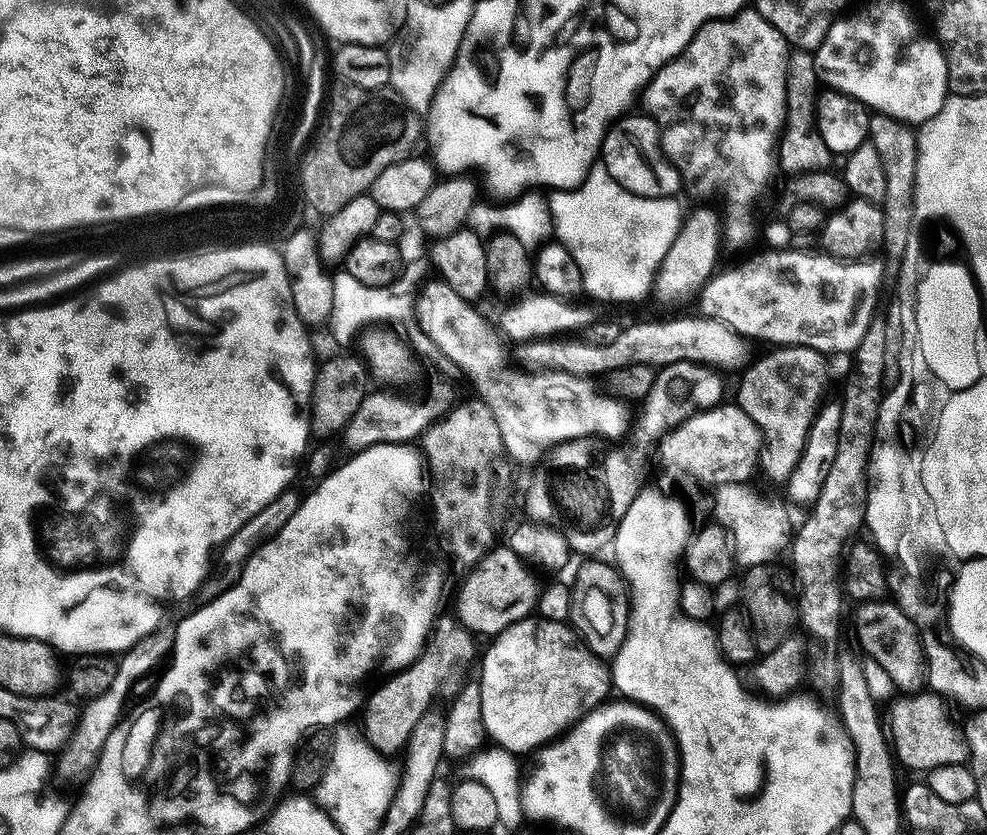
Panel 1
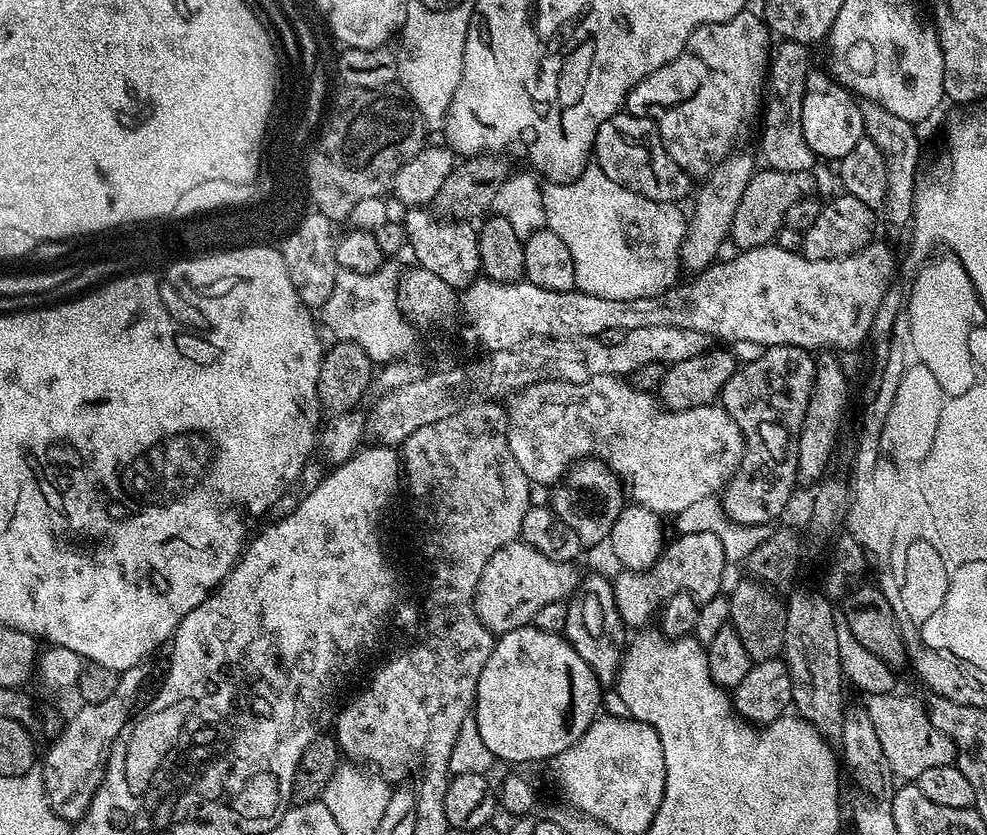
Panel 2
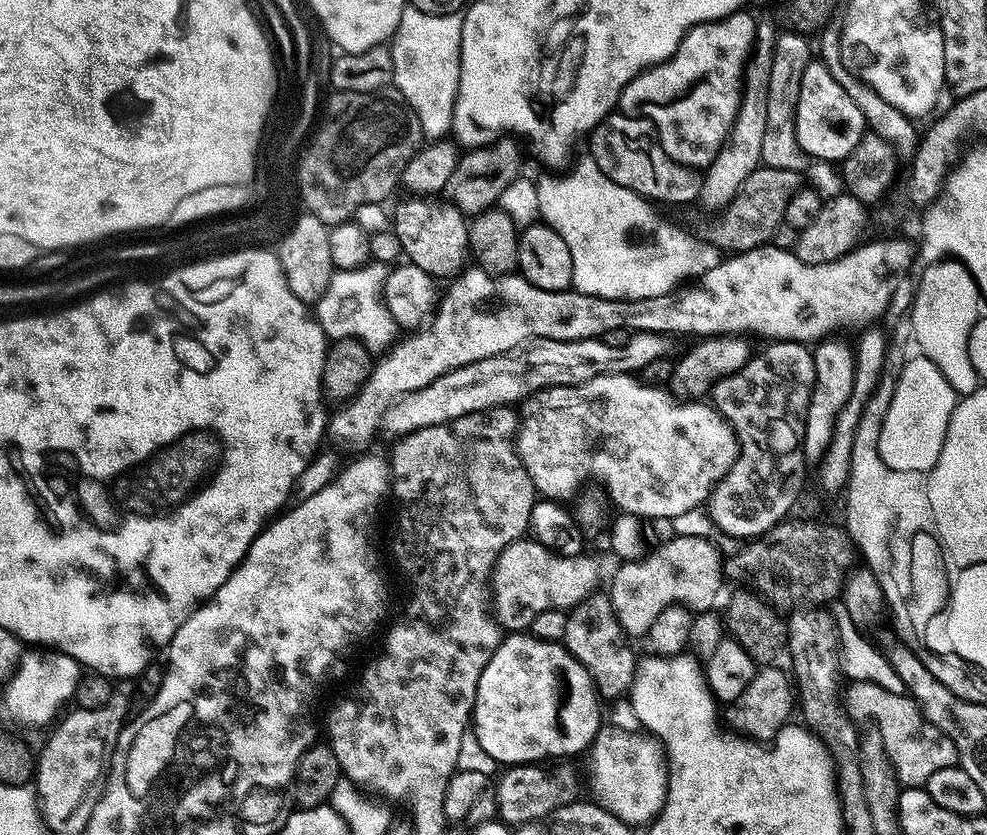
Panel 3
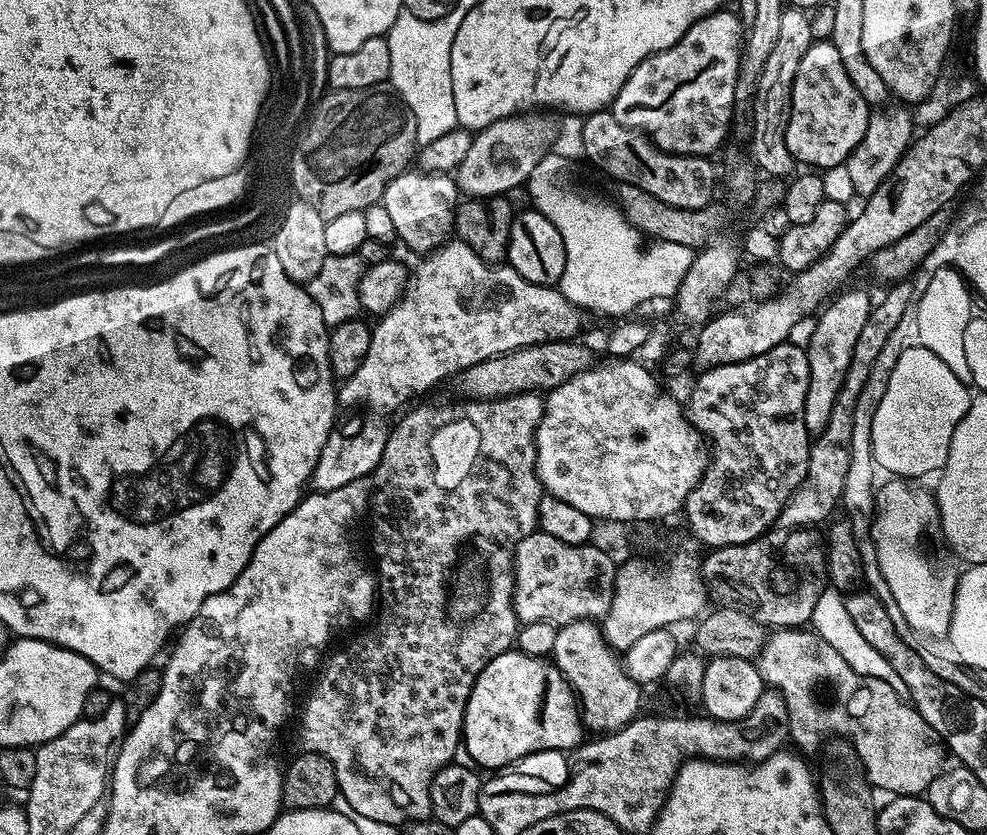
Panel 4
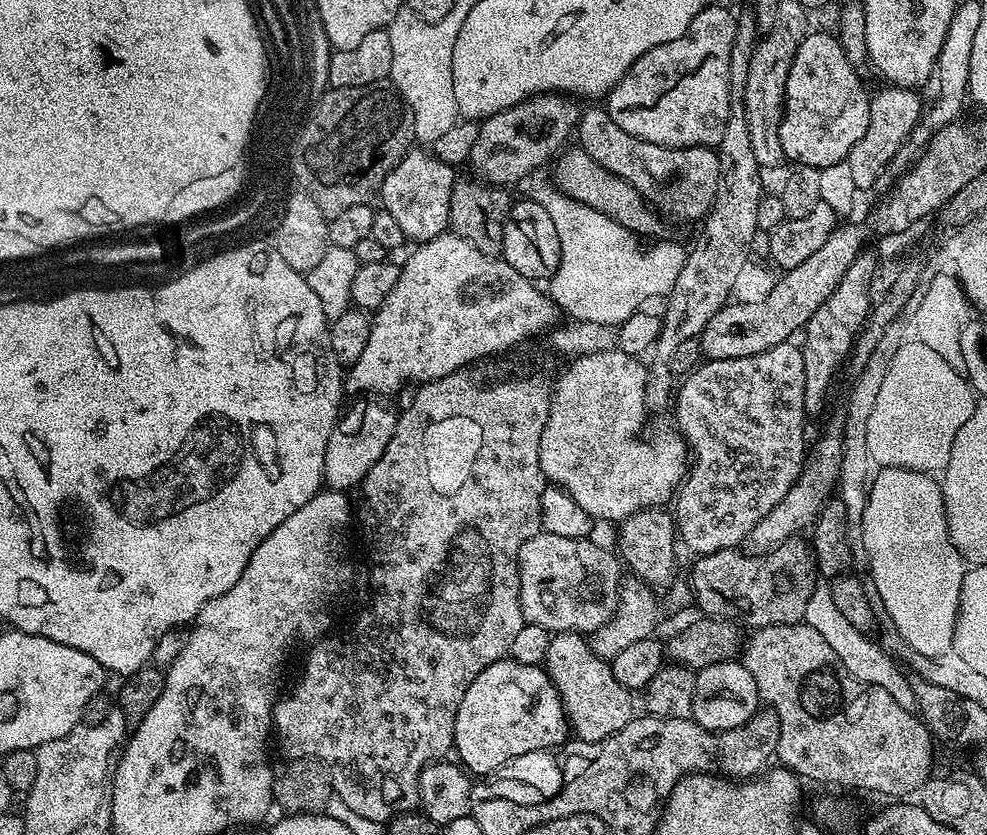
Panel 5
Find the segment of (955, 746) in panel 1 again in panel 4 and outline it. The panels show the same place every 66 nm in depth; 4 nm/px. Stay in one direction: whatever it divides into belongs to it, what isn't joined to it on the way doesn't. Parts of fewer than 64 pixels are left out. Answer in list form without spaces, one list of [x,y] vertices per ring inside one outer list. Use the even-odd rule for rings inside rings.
[[[800,628],[773,631],[760,652],[758,667],[765,685],[779,691],[785,699],[790,728],[796,730],[800,727],[804,732],[832,733],[852,741],[864,767],[865,778],[873,789],[881,788],[892,796],[919,796],[927,793],[930,782],[934,782],[934,778],[945,771],[945,737],[936,732],[934,726],[930,726],[930,722],[926,722],[926,718],[922,718],[922,714],[918,714],[911,703],[905,702],[901,693],[887,684],[889,681],[885,677],[868,677],[855,673],[850,666],[846,666],[846,658],[842,658],[842,654],[838,654],[838,650],[834,650],[834,646],[826,643],[815,631]]]

